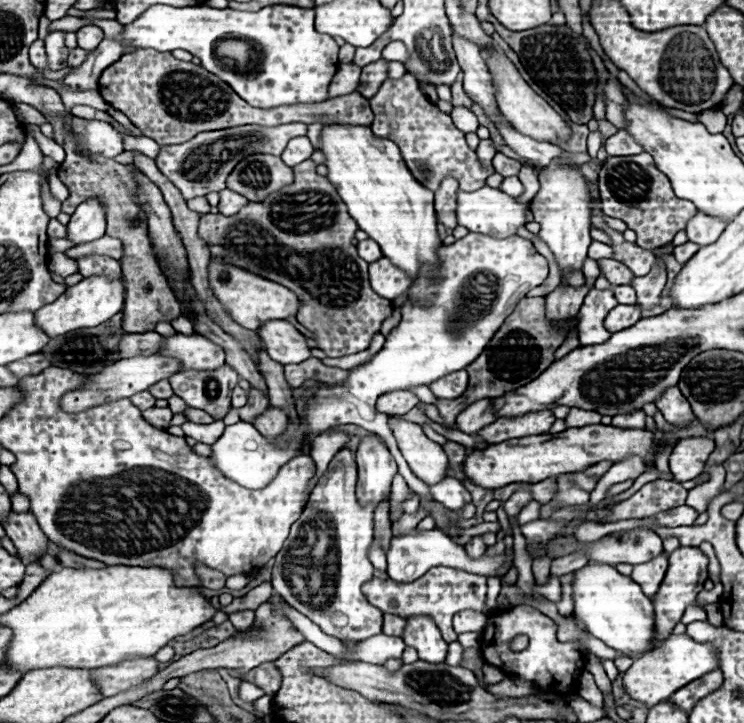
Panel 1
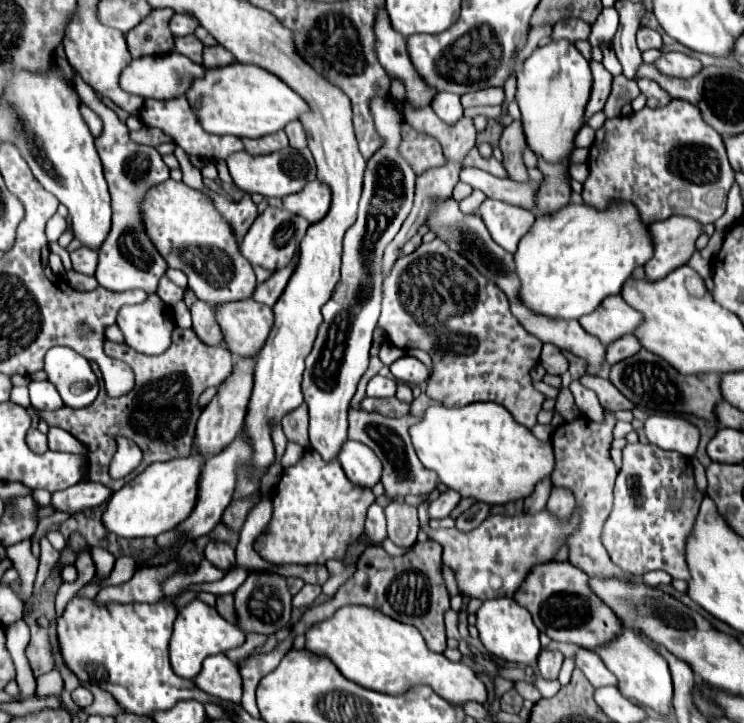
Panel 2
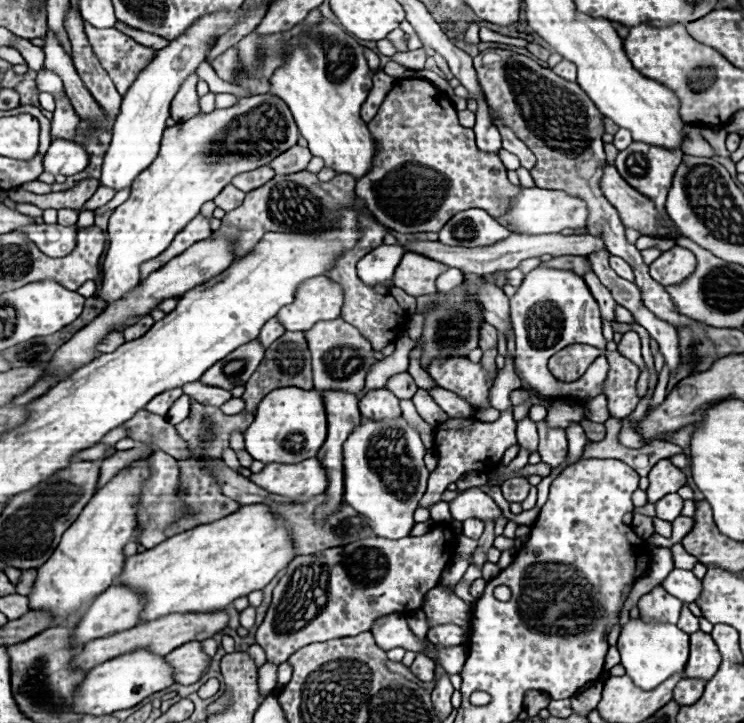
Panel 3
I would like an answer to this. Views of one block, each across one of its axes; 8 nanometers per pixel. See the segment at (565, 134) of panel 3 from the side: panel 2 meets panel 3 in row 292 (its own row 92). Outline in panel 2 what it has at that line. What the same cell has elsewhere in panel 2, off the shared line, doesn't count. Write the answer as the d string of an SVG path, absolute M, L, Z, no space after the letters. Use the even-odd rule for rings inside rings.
M642 78L642 80L638 80L638 86L640 86L640 92L648 98L648 106L650 108L662 108L662 106L666 106L672 98L668 96L668 92L664 90L664 88L660 88L654 80L646 80L646 78Z

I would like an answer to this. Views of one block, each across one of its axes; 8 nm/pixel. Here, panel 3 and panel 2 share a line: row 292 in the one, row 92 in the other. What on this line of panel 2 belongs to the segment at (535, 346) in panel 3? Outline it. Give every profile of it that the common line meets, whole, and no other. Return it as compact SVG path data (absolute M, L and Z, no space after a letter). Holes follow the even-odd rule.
M564 40L550 42L536 48L518 72L516 102L522 112L524 138L528 148L538 158L538 170L544 180L536 192L536 210L542 214L552 214L570 202L570 154L574 150L574 138L584 126L584 112L592 90L592 74L584 56L574 44Z

